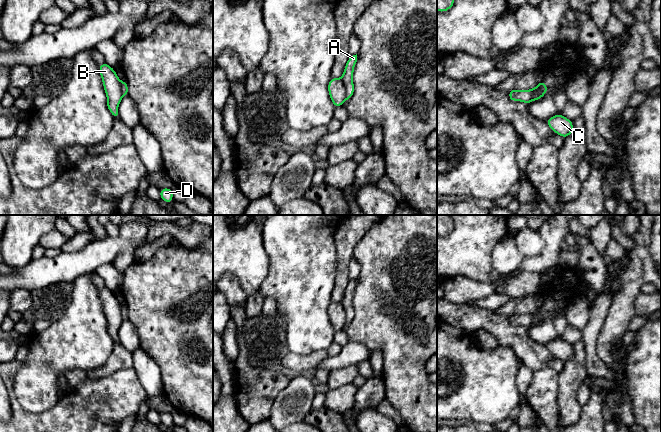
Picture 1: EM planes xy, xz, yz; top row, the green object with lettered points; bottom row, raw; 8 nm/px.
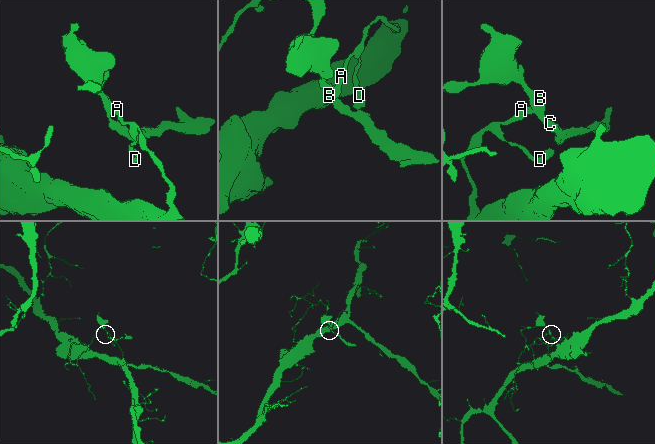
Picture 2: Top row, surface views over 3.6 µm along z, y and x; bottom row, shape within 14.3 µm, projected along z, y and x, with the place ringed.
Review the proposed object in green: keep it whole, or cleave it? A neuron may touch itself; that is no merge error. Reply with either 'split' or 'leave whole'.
split

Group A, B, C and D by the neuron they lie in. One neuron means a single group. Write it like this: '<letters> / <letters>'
A D / B C

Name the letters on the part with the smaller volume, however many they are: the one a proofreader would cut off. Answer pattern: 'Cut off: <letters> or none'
Cut off: B, C

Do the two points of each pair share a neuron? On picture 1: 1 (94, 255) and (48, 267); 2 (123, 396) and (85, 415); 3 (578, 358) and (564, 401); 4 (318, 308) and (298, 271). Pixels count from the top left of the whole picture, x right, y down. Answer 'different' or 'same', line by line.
1: same
2: same
3: same
4: same

